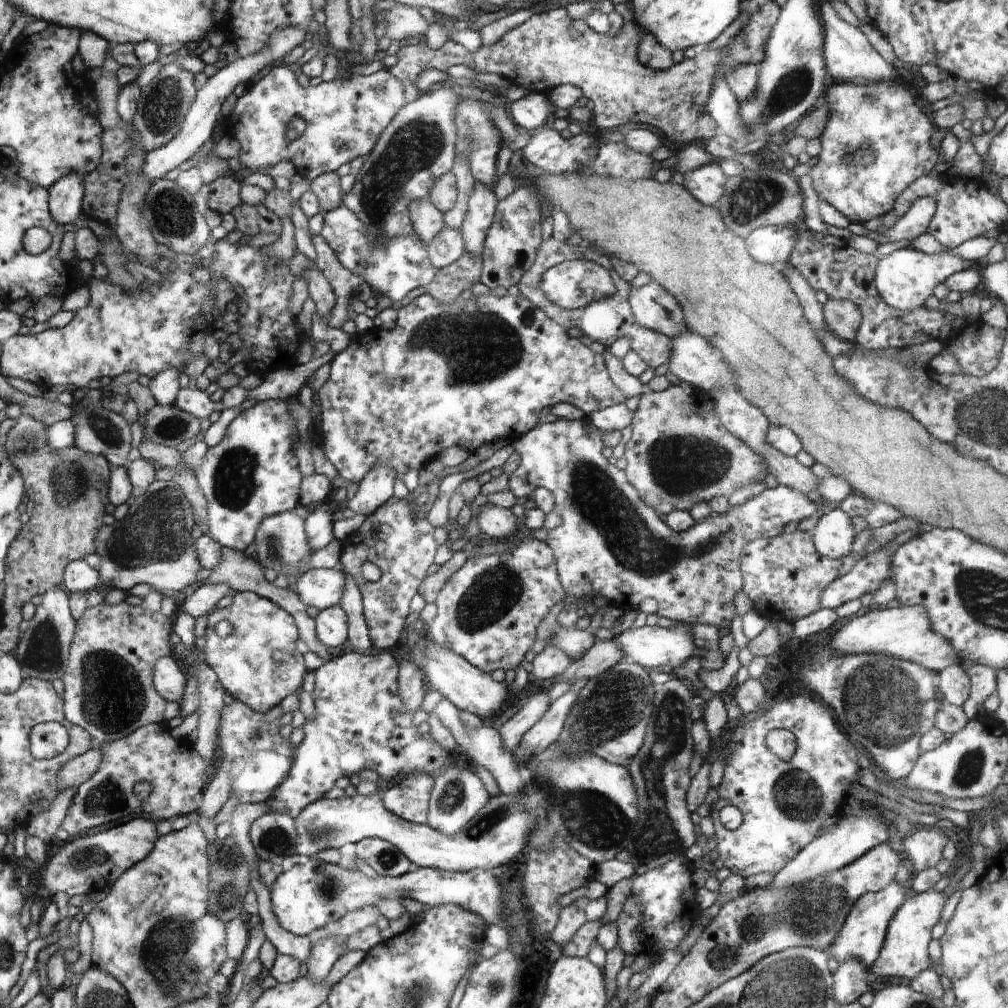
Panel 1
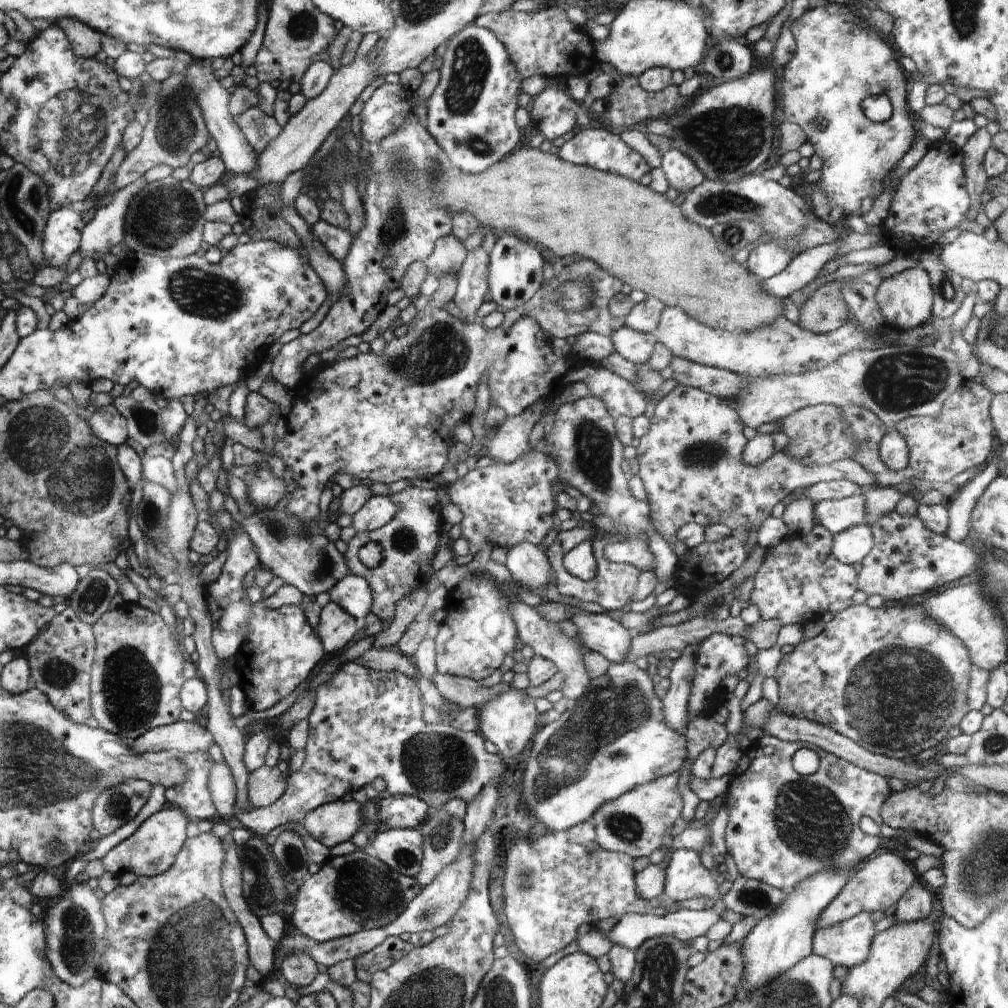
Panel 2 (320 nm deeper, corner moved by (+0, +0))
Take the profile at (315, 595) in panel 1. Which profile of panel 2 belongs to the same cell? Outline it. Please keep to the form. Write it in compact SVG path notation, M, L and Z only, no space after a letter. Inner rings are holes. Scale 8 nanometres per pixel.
M352 574L344 576L328 593L332 602L359 621L371 613L372 591L368 582L361 576Z

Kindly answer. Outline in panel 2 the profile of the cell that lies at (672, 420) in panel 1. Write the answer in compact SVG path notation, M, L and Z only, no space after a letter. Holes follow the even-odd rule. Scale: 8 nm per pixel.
M678 384L671 392L662 397L660 401L656 404L656 410L654 410L654 415L649 418L650 430L640 439L640 442L637 446L637 459L639 462L638 475L642 479L644 488L647 492L648 506L650 507L650 520L656 528L657 532L663 536L664 540L672 538L674 534L676 535L679 528L687 525L688 523L698 523L703 527L714 523L722 523L728 526L728 528L737 529L738 527L746 527L748 530L754 526L760 526L767 518L771 515L772 508L782 502L788 494L791 494L796 490L796 488L805 488L816 484L820 481L837 481L837 480L849 480L854 484L857 484L861 490L870 489L871 487L880 486L877 478L864 468L864 465L860 464L856 459L842 459L841 461L836 461L827 465L809 463L805 465L804 463L799 463L796 459L789 457L784 450L774 453L766 462L759 464L758 466L750 466L742 460L742 453L747 445L746 436L742 433L744 428L743 422L740 420L738 413L732 408L729 407L721 398L718 398L716 395L708 394L703 390L687 387L684 385Z

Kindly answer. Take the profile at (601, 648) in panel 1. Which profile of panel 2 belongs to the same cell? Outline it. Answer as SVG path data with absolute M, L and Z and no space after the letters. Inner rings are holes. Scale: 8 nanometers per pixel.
M511 686L479 709L479 732L484 739L490 740L498 748L500 756L516 758L533 742L533 736L540 728L538 715L535 700L526 694L526 690L518 690Z

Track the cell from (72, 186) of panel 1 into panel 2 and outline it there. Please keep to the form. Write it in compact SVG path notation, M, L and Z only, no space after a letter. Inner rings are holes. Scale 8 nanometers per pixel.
M63 206L59 207L57 211L51 211L44 229L42 245L44 258L49 263L49 266L62 268L68 264L70 256L82 247L84 228L86 228L86 223L82 221L82 216L78 207Z

